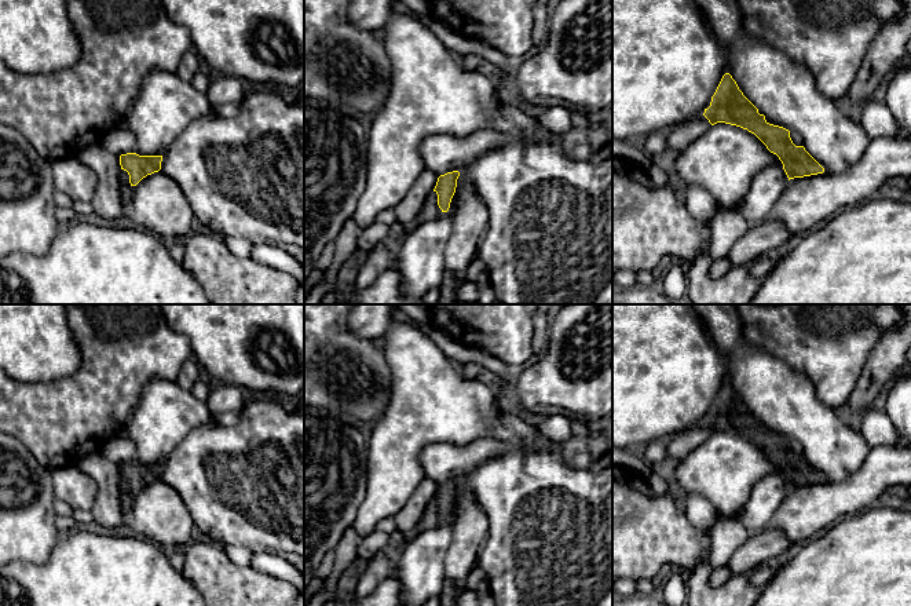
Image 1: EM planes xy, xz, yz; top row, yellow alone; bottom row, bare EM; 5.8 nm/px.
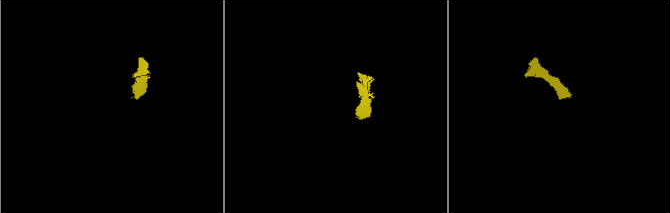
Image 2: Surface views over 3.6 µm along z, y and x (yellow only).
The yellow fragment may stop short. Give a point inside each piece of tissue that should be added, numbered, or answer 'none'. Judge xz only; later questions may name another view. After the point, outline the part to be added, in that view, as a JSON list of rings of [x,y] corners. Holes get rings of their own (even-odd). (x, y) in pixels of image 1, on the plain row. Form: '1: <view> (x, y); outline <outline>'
1: xz (430, 519); outline [[[431,500],[427,504],[420,522],[417,523],[414,530],[410,533],[410,536],[407,537],[407,541],[413,540],[416,536],[418,536],[420,533],[422,533],[425,530],[439,526],[442,522],[443,521],[438,514],[438,503],[436,503],[436,500]]]

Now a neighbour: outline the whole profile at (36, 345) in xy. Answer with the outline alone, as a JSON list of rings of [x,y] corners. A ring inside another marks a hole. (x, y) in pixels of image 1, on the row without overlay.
[[[0,304],[0,368],[22,383],[69,377],[81,365],[81,354],[67,326],[65,304]]]

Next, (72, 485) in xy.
[[[78,466],[55,468],[52,472],[55,497],[73,508],[91,510],[98,488]]]

